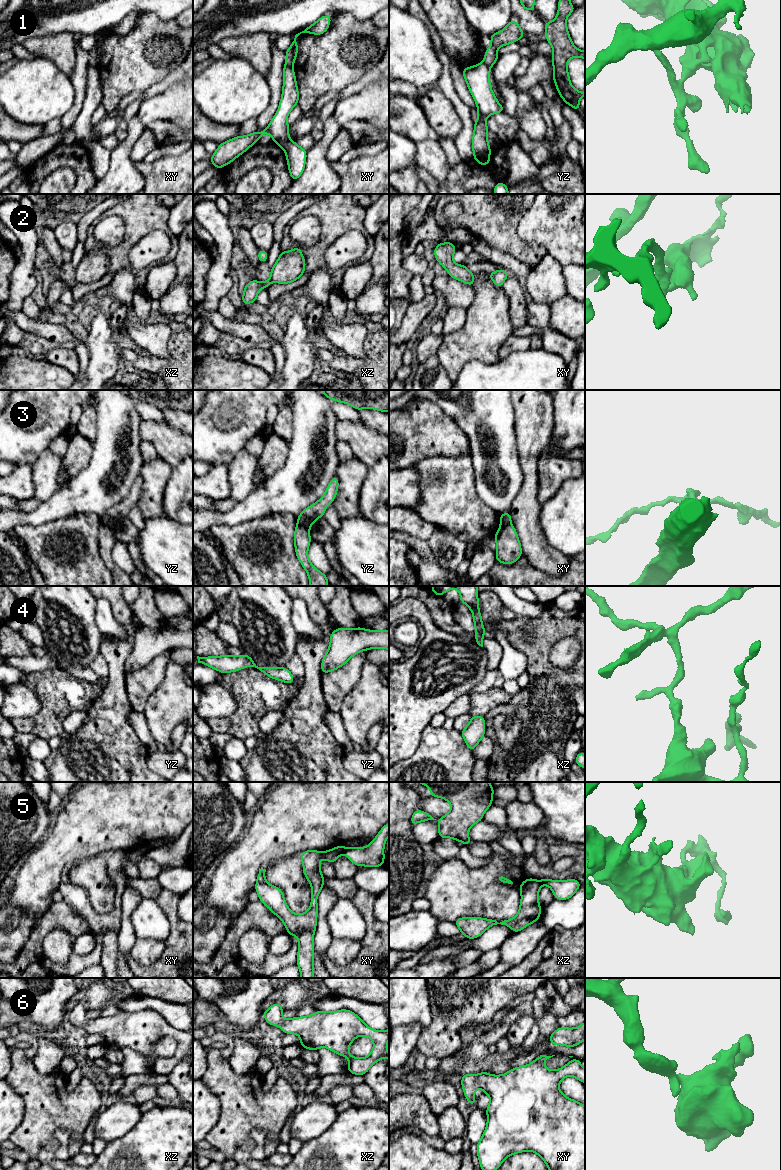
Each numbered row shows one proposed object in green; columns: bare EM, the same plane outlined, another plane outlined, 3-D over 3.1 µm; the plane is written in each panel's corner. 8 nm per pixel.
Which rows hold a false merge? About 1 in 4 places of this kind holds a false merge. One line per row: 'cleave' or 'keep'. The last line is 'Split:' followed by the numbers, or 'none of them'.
1: cleave
2: keep
3: cleave
4: keep
5: cleave
6: keep
Split: 1, 3, 5

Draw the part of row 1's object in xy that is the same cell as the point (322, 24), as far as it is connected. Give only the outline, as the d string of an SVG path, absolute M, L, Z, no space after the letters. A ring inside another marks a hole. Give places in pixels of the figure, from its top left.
M327 14L319 18L314 24L310 25L309 27L293 34L292 45L285 51L286 52L285 65L292 66L296 60L298 52L298 43L296 42L296 39L298 36L301 36L306 32L314 35L321 35L328 30L330 22L331 16L330 14Z

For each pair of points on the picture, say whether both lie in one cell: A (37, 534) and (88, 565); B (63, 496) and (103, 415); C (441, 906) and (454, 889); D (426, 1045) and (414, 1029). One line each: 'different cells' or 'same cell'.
A: same cell
B: same cell
C: same cell
D: different cells

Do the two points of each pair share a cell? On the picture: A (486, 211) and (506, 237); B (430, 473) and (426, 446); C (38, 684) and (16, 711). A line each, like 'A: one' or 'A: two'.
A: one
B: two
C: two

